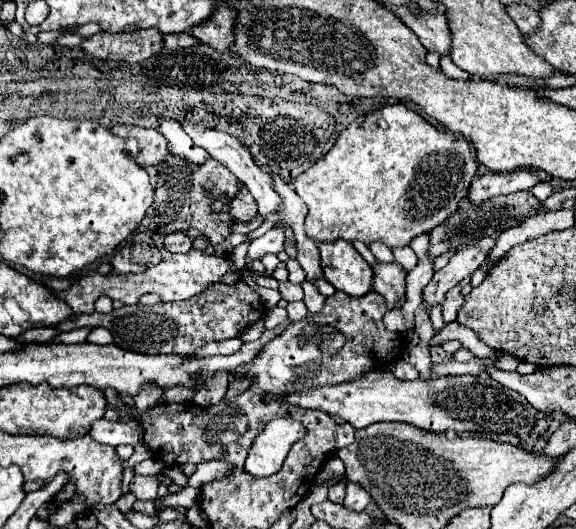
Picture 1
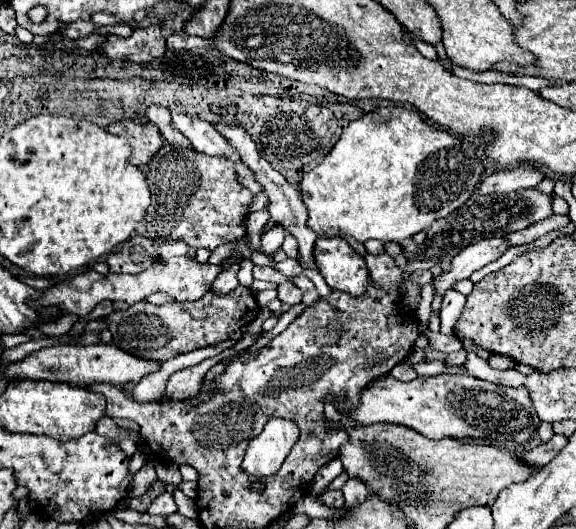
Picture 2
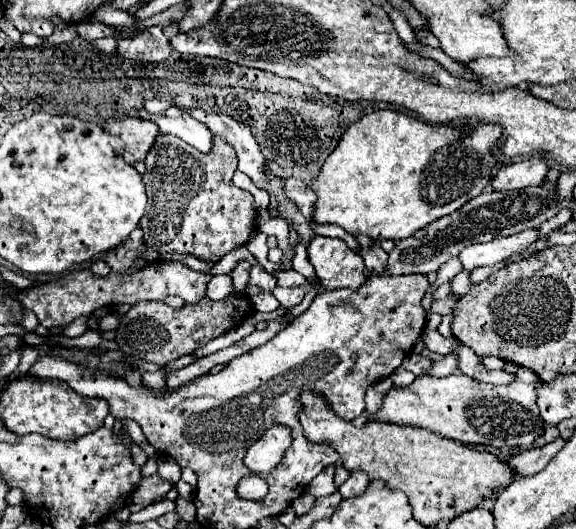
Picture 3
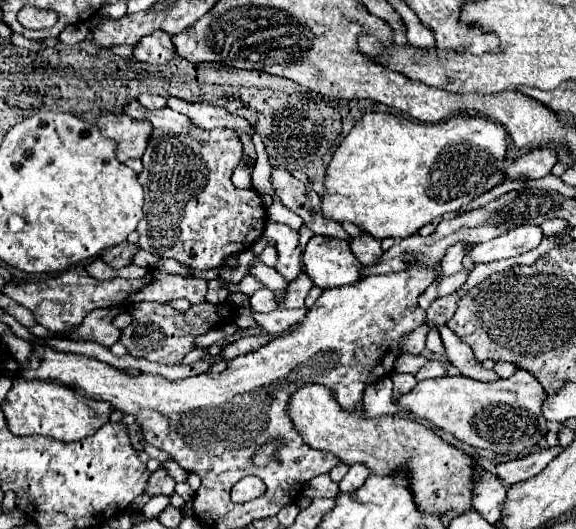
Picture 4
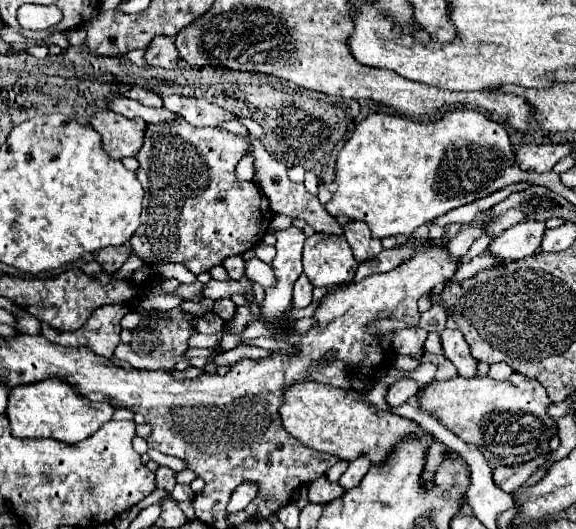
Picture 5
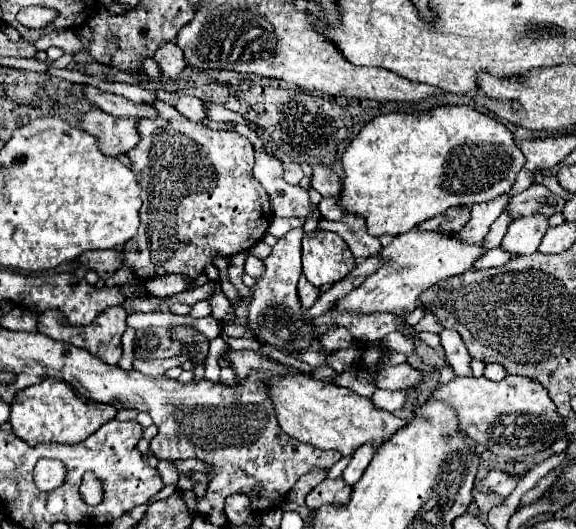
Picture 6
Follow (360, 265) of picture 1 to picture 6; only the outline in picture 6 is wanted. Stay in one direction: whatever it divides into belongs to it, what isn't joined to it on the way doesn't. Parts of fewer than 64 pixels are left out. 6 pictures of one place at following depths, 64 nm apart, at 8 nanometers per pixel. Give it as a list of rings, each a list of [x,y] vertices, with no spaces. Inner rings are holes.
[[[314,230],[302,240],[304,276],[314,284],[336,284],[356,268],[356,258],[336,232]]]

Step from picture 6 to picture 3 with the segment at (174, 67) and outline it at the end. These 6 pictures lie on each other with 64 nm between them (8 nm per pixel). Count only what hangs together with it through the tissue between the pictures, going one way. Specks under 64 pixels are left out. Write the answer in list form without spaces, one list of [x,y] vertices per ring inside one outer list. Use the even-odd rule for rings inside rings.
[[[152,26],[134,34],[132,38],[118,40],[114,56],[130,58],[136,62],[162,62],[170,56],[170,42],[160,26]]]

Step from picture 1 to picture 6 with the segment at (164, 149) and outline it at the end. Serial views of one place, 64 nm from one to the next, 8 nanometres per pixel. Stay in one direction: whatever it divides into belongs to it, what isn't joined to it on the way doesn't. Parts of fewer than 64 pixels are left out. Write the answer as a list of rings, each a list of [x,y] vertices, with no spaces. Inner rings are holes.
[[[102,110],[86,112],[82,130],[98,138],[98,146],[106,156],[128,154],[140,142],[138,118],[118,118]]]

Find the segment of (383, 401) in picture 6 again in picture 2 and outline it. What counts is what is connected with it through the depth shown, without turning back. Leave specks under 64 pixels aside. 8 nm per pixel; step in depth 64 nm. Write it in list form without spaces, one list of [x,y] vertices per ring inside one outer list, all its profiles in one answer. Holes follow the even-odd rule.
[[[406,362],[396,365],[390,374],[400,382],[410,382],[410,380],[414,380],[414,378],[418,376],[416,370],[414,370],[410,364],[406,364]]]

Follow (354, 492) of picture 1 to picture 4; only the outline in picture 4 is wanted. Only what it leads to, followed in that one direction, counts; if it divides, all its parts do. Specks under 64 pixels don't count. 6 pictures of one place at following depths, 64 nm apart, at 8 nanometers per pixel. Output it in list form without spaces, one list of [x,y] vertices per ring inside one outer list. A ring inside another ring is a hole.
[[[356,464],[356,466],[350,466],[350,472],[340,480],[340,492],[342,494],[350,494],[350,492],[356,492],[364,480],[368,478],[368,468],[362,468],[362,464]]]

